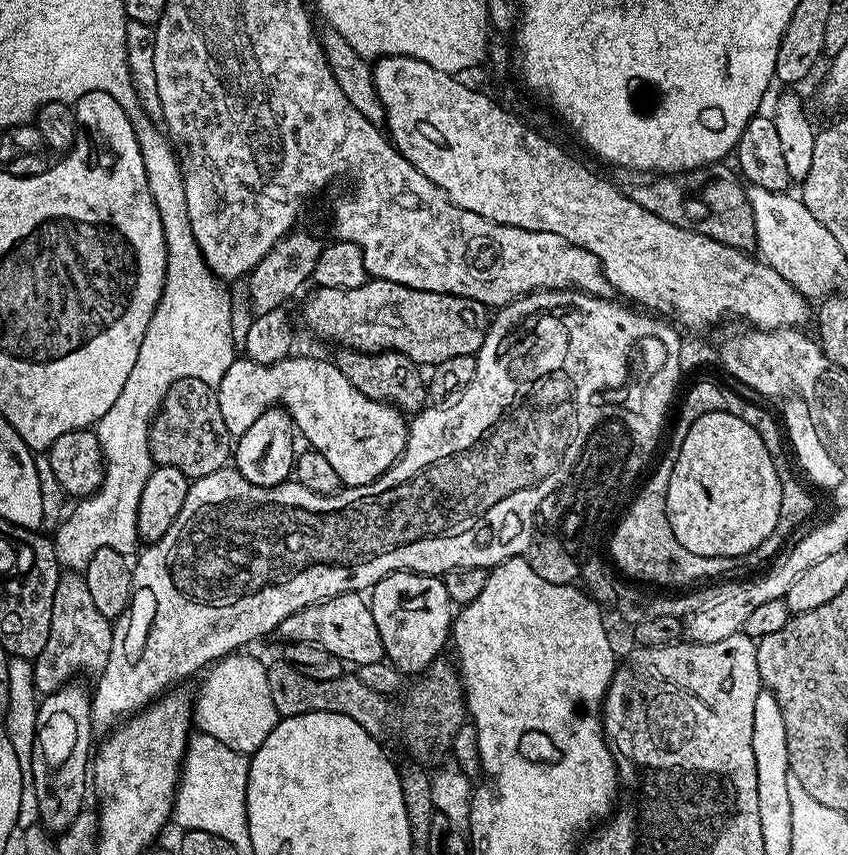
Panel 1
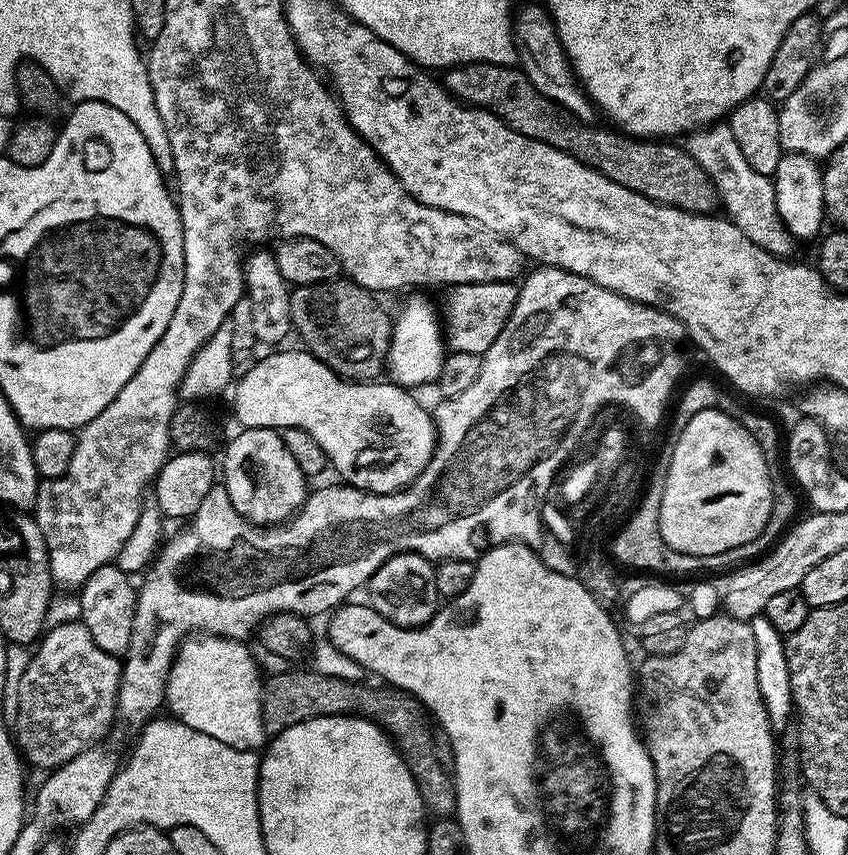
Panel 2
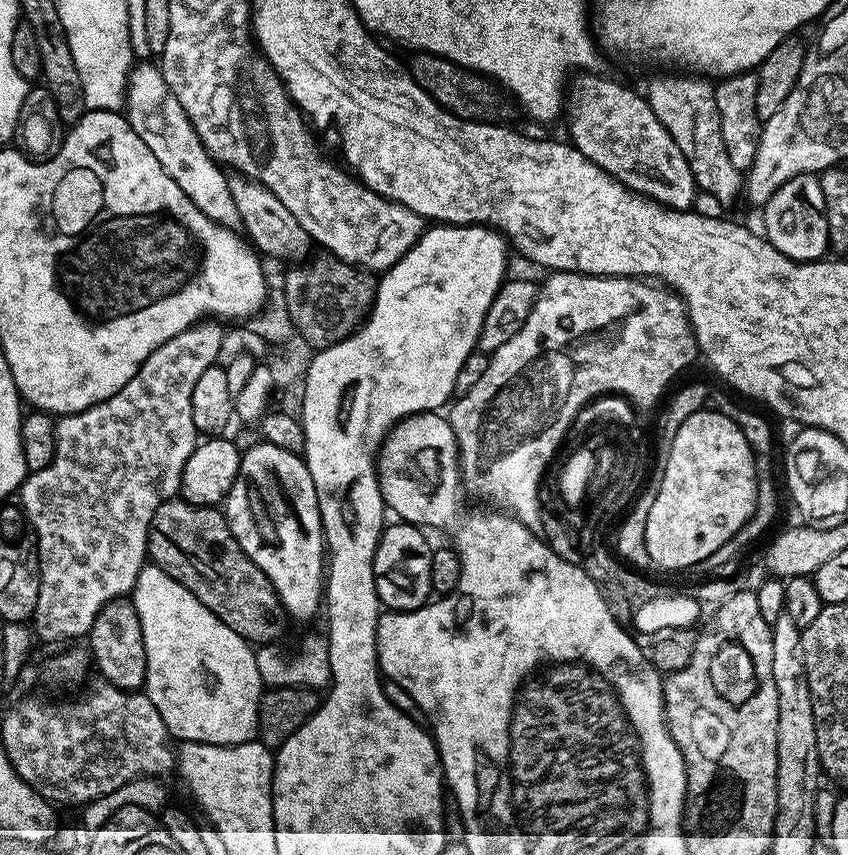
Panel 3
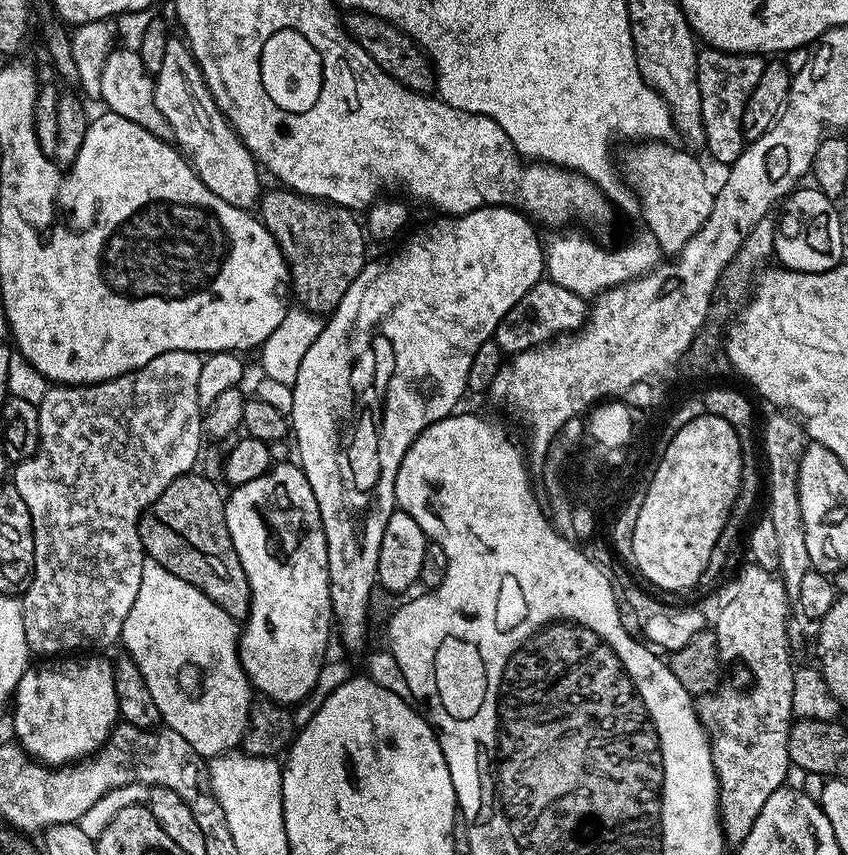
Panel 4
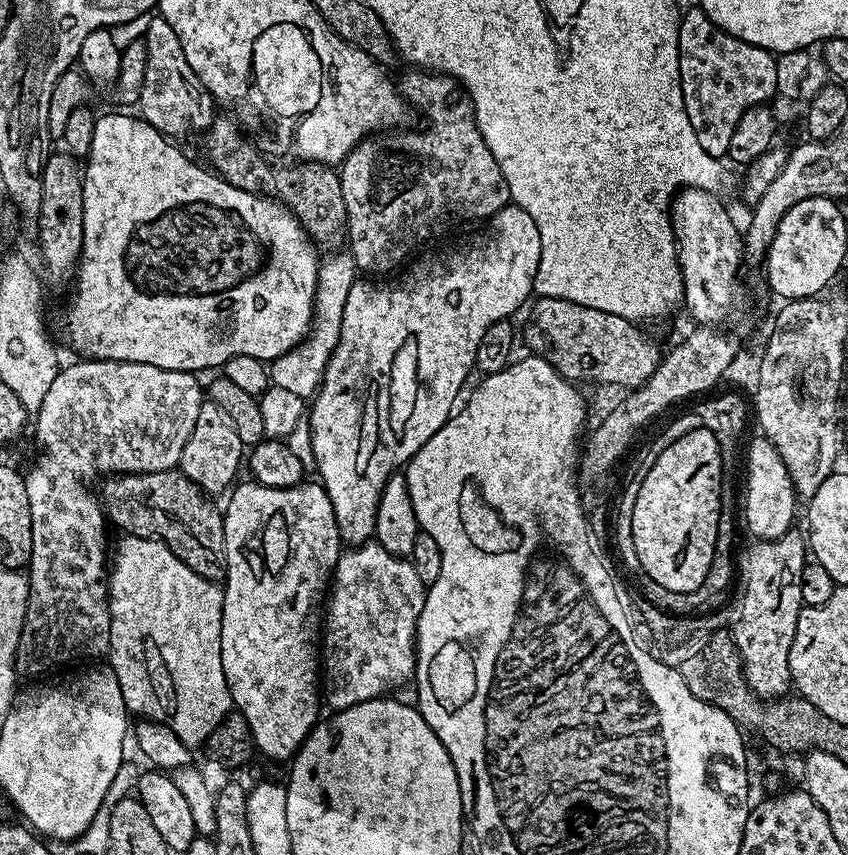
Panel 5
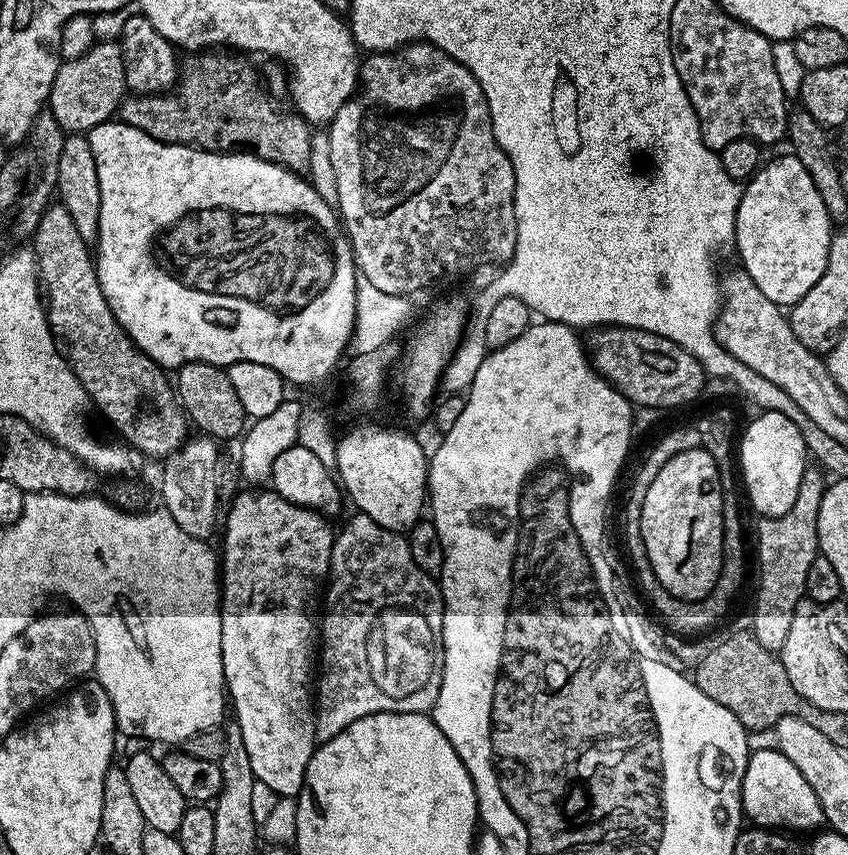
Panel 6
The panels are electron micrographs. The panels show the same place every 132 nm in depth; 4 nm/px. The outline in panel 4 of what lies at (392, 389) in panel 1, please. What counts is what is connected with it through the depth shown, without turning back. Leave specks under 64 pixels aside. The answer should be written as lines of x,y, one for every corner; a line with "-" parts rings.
275,186
263,193
258,201
258,218
264,223
264,228
270,230
272,237
278,242
285,262
288,263
288,278
290,292
295,303
308,312
331,314
342,302
342,294
350,290
350,282
358,278
364,269
364,240
366,232
356,221
357,213
351,208
342,208
339,204
329,204
310,196
301,196
299,192
291,191
283,186

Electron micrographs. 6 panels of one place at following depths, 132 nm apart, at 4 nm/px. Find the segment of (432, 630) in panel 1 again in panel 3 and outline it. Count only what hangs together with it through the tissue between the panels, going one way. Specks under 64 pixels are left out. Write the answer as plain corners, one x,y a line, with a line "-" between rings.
389,523
380,533
380,541
372,563
374,586
380,603
385,609
394,612
409,612
429,603
433,595
430,582
432,548
427,538
423,536
425,533
417,525
395,523

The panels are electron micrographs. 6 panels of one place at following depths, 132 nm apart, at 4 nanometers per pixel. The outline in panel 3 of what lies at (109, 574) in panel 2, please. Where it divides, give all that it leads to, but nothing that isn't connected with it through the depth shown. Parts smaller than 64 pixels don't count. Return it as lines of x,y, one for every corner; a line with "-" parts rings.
121,598
110,601
94,618
94,626
88,631
86,644
90,649
91,663
104,675
101,677
107,683
118,686
127,692
144,688
146,646
142,642
138,614
134,610
131,599

